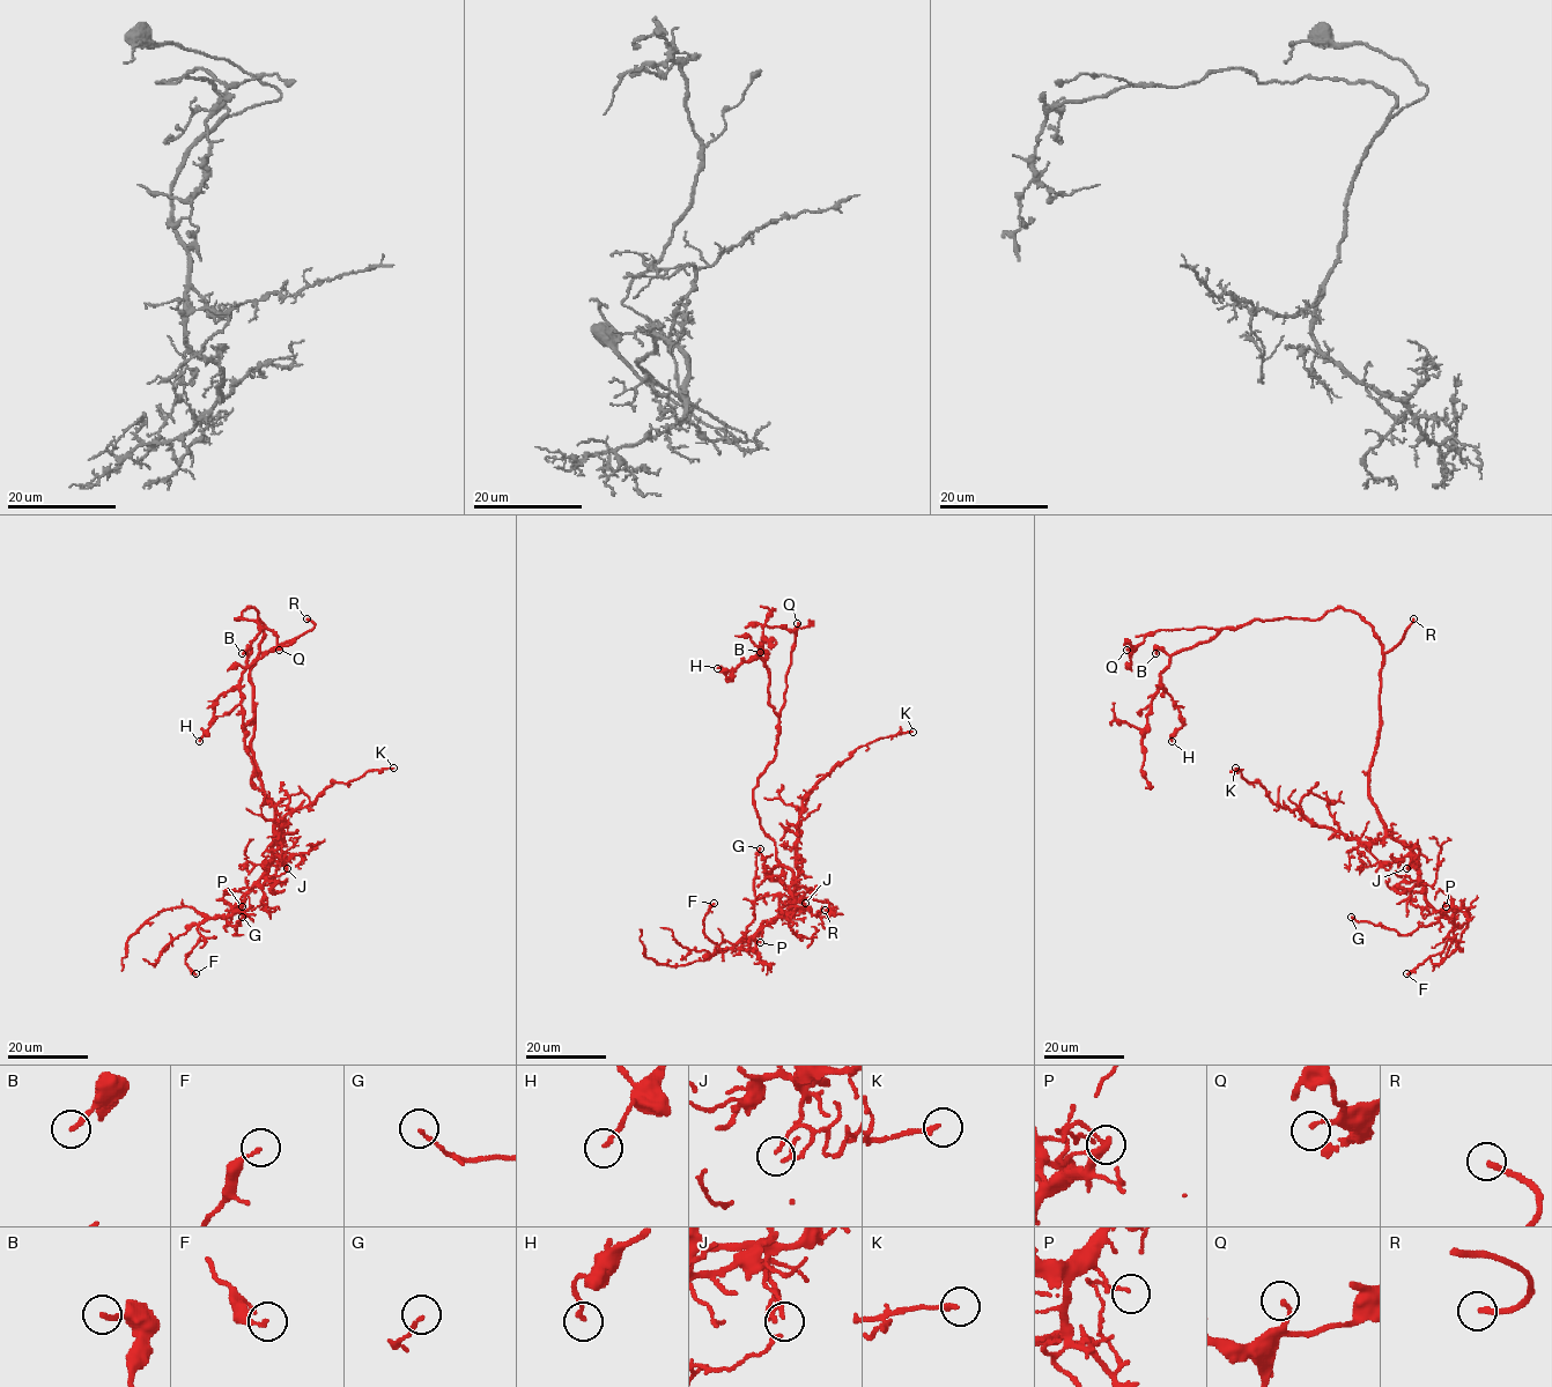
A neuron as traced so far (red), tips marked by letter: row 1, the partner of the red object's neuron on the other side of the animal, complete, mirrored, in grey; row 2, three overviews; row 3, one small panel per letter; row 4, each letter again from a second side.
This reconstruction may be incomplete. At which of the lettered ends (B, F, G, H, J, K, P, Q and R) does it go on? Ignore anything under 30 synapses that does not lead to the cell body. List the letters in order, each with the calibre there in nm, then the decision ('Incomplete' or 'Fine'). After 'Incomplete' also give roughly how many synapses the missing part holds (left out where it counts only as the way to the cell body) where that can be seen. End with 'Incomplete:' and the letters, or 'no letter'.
B: Thickness 190 nm. Fine
F: Thickness 180 nm. Fine
G: Thickness 130 nm. Fine
H: Thickness 150 nm. Fine
J: Thickness 110 nm. Fine
K: Thickness 180 nm. Fine
P: Thickness 110 nm. Fine
Q: Thickness 160 nm. Fine
R: Thickness 220 nm. Incomplete
Incomplete: R

